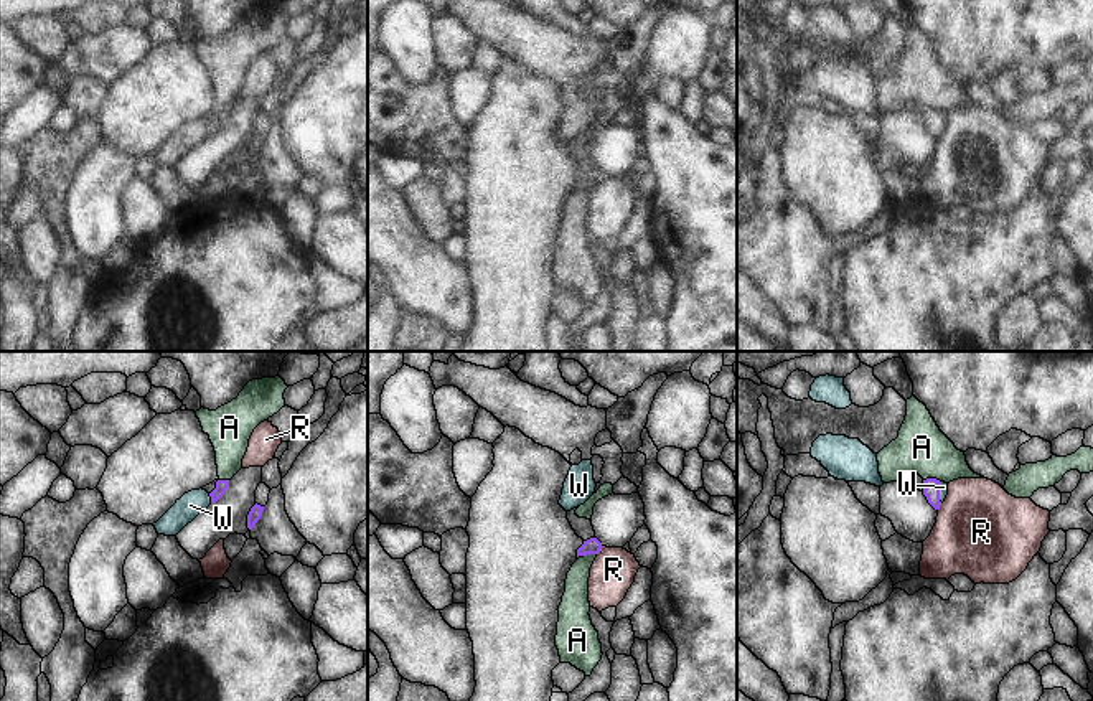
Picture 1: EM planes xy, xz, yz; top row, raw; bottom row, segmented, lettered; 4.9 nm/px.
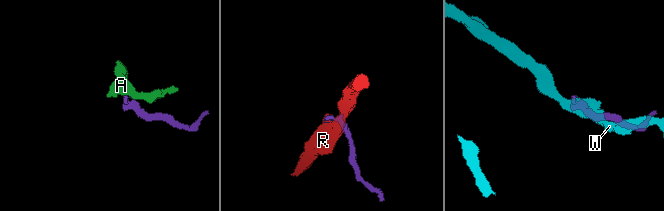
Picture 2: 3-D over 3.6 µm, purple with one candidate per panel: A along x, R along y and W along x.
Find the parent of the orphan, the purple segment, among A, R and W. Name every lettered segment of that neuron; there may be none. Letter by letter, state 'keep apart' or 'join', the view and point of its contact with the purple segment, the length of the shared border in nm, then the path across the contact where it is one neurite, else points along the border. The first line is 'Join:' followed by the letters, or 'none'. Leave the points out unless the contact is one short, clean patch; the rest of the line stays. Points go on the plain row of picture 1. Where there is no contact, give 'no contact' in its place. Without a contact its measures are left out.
Join: W
A: keep apart; contact yz (932, 109); length 90 nm; border yz (924, 109), (940, 111)
R: keep apart; contact xz (599, 182); length 60 nm; border xz (604, 177), (597, 185)
W: join; contact xy (211, 129); length 50 nm; way xy (221, 116), (211, 129), (201, 129), (190, 136)

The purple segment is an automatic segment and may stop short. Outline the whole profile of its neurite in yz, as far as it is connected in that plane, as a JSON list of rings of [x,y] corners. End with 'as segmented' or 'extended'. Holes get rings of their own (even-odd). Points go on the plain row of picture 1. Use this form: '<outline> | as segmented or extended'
[[[926,109],[923,111],[923,125],[935,140],[940,140],[948,125],[948,114],[936,109]]] | extended

